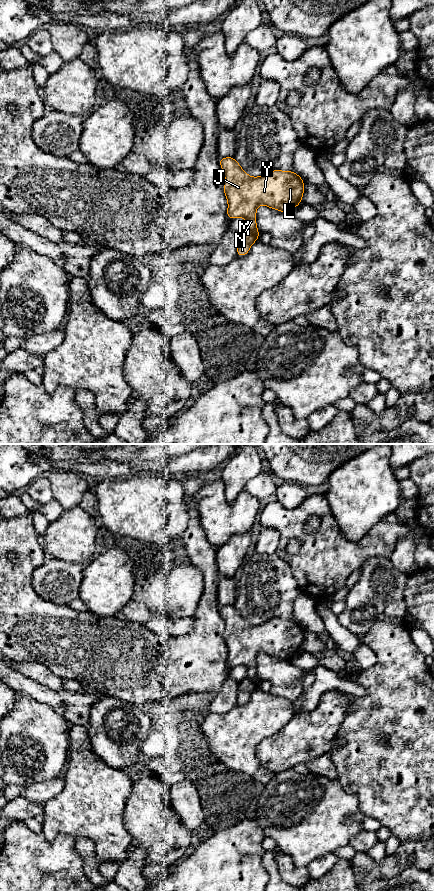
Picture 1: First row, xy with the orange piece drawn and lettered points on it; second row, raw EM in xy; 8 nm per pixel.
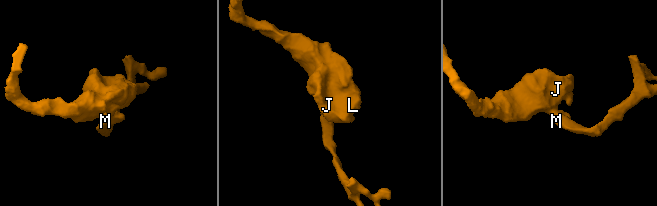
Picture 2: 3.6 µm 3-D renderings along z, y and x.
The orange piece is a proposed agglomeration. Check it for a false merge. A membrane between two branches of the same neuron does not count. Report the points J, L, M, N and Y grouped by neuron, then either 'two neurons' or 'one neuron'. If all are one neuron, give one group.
J L N Y / M; two neurons

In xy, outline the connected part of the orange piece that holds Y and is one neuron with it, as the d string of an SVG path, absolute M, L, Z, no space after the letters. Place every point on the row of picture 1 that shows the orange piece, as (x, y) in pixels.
M234 157L219 159L225 174L224 193L228 201L227 217L229 220L243 217L247 220L247 230L257 236L256 210L260 204L277 211L291 213L292 209L302 202L305 184L302 178L293 171L272 170L264 176L250 177Z

